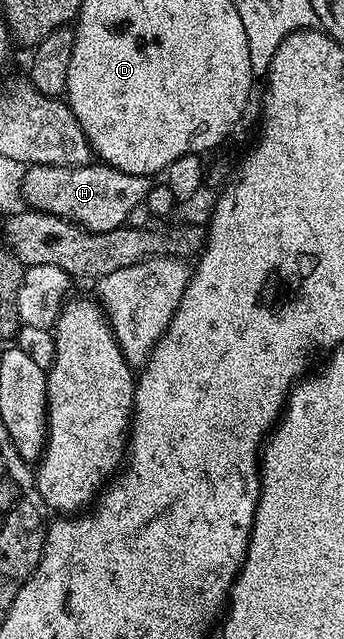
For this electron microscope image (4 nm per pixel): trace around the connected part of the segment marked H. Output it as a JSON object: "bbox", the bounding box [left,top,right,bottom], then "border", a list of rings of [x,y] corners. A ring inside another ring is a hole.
{"bbox":[20,164,149,232],"border":[[[89,164],[86,166],[29,165],[20,182],[20,194],[25,207],[67,218],[90,232],[110,232],[125,225],[130,211],[142,204],[148,195],[149,179],[143,174],[122,172],[113,166]]]}

